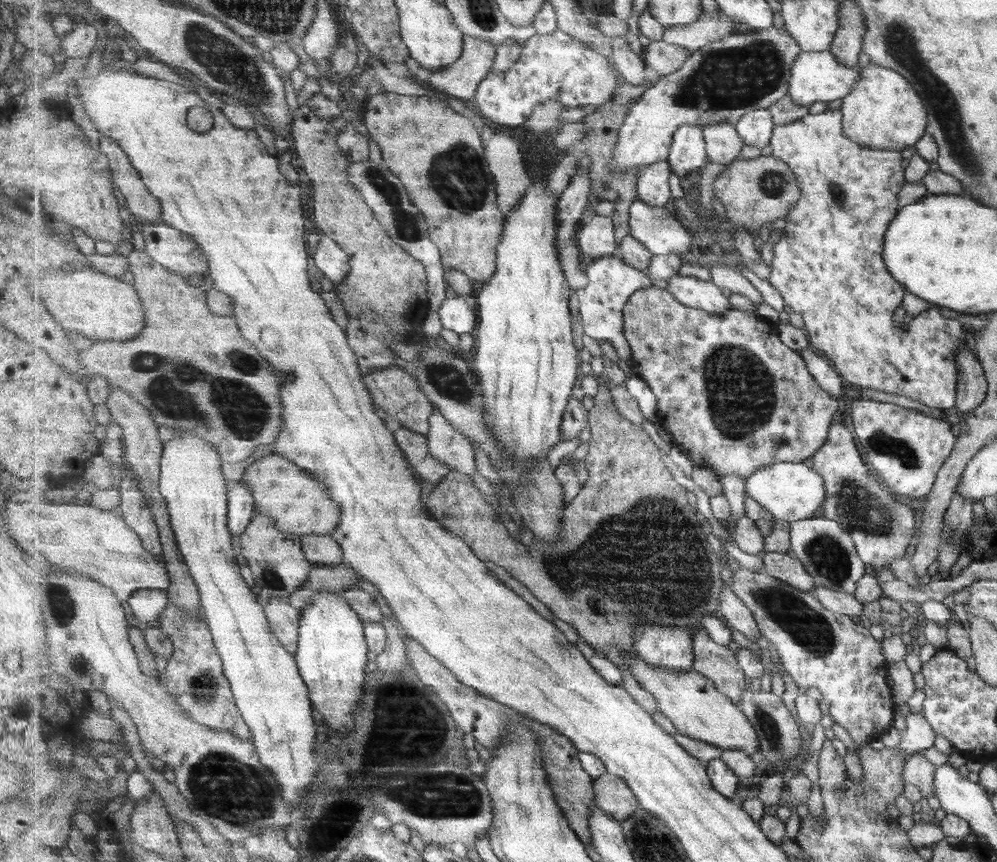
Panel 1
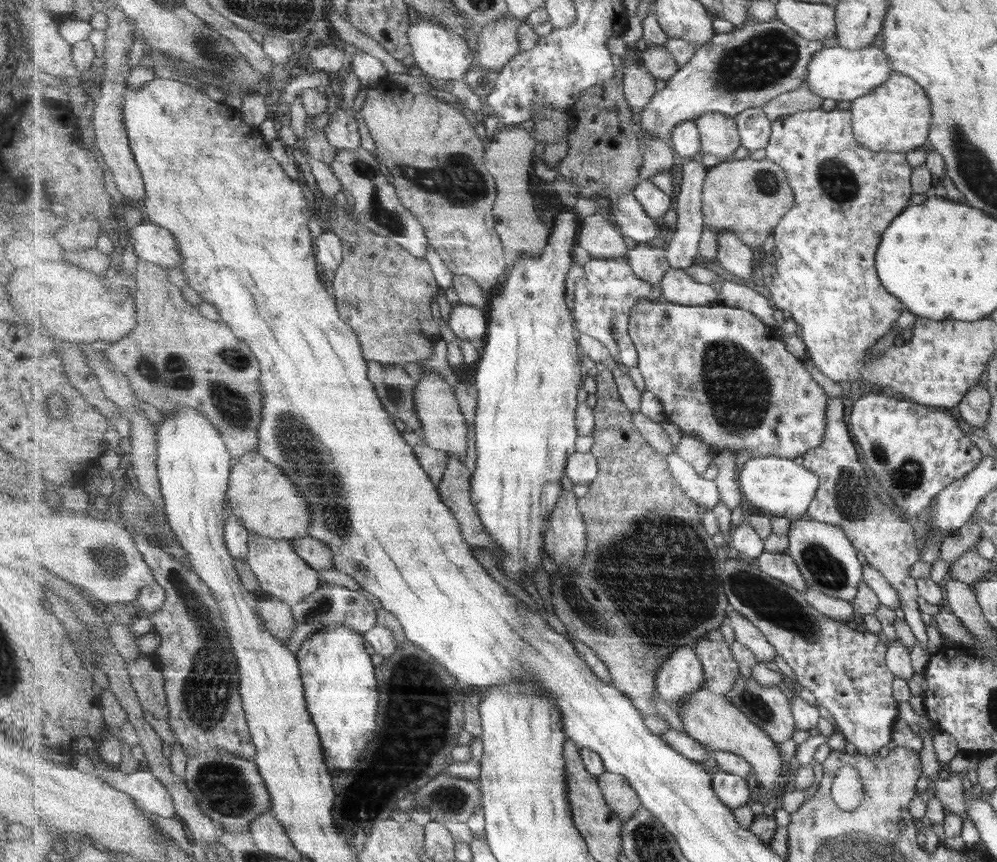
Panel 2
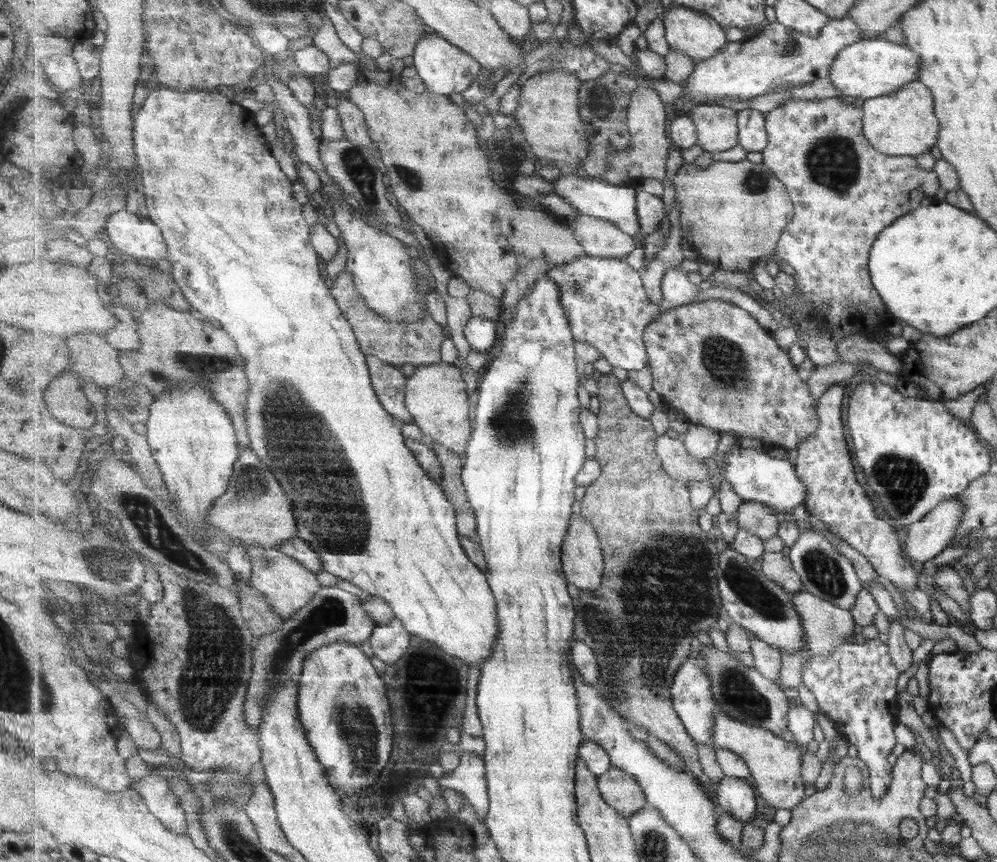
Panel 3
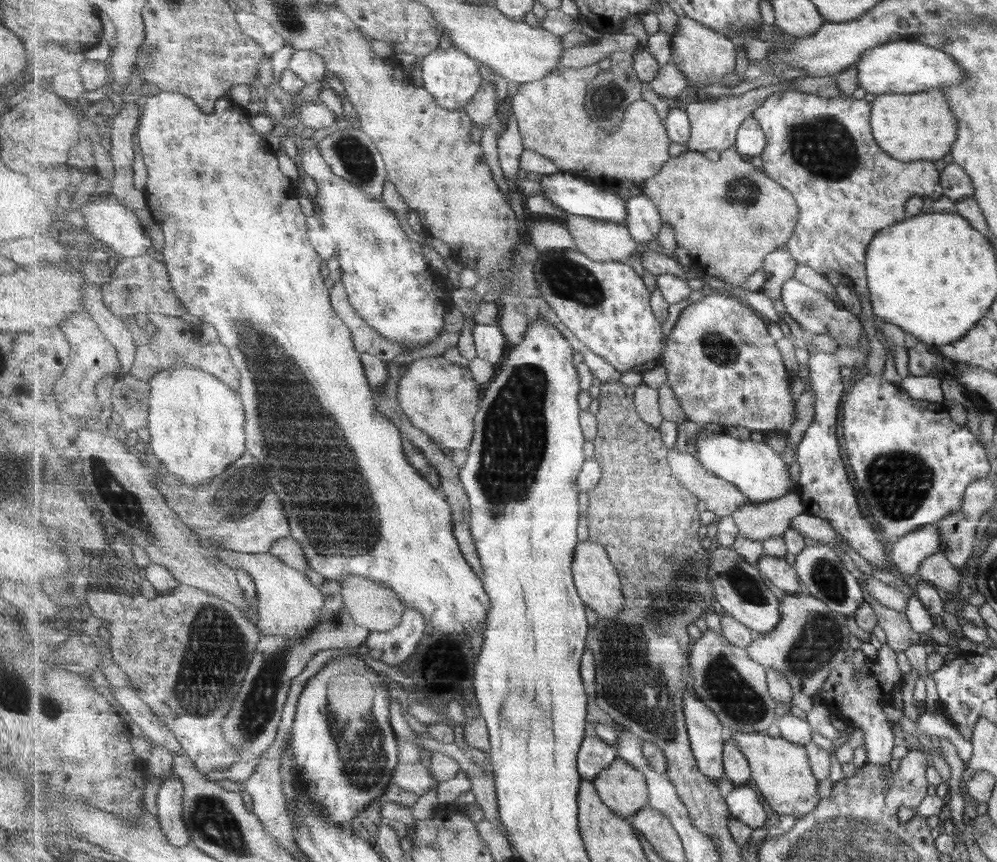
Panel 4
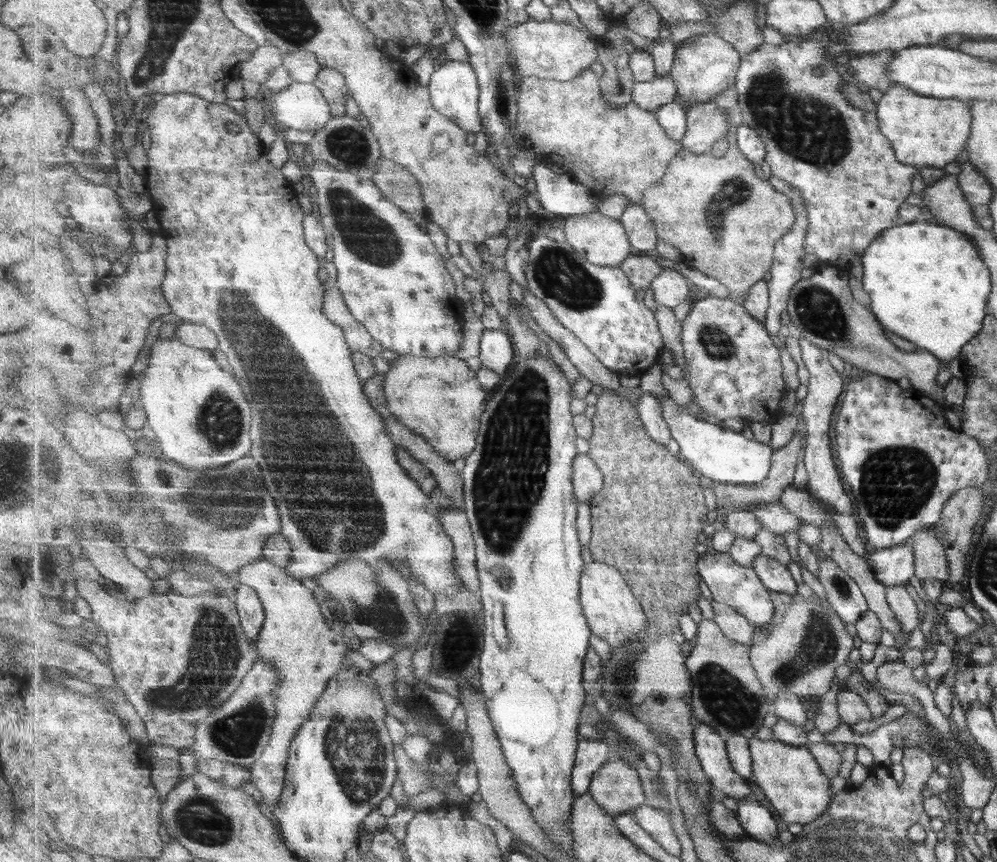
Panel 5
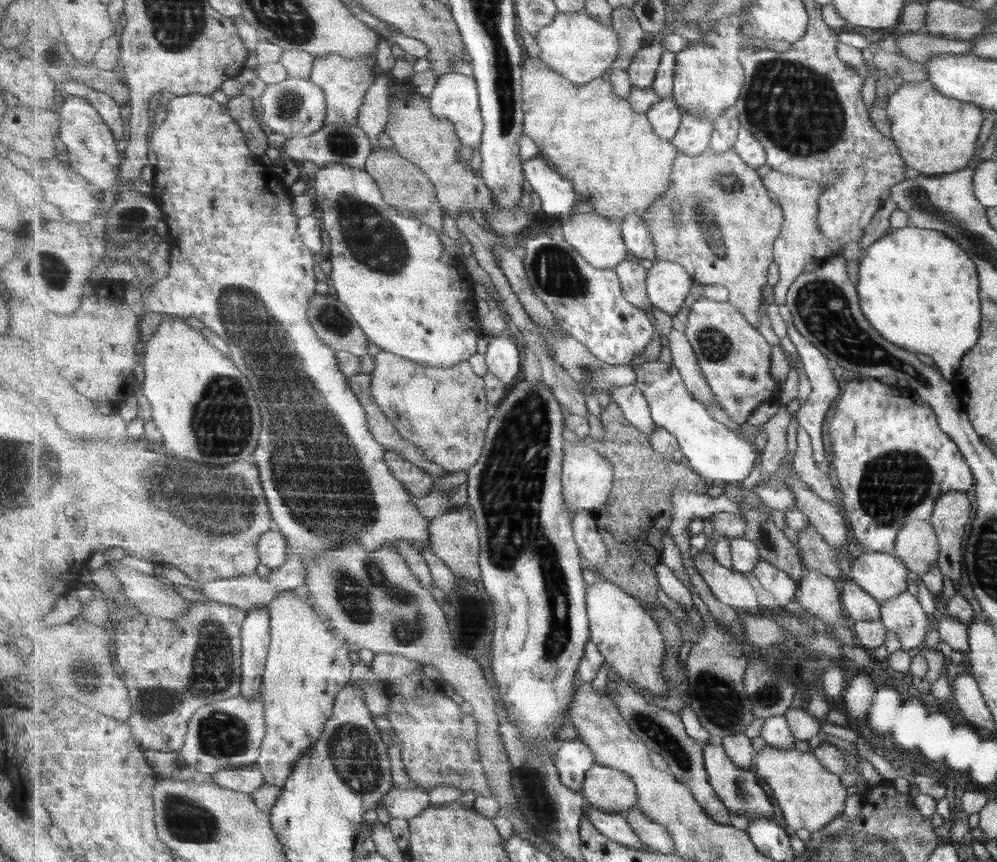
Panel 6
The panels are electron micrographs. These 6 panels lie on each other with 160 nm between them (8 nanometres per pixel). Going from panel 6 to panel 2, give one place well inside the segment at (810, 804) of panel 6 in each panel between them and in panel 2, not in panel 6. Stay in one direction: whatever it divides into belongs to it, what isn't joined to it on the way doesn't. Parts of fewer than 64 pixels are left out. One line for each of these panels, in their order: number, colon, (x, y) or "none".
2: (711, 718)
3: (776, 764)
4: (781, 769)
5: (791, 779)

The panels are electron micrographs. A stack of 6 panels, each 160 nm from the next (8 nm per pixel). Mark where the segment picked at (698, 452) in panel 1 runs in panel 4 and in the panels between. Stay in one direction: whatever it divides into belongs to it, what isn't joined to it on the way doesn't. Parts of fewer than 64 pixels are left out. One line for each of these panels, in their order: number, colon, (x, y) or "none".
2: (724, 376)
3: (712, 360)
4: (725, 367)

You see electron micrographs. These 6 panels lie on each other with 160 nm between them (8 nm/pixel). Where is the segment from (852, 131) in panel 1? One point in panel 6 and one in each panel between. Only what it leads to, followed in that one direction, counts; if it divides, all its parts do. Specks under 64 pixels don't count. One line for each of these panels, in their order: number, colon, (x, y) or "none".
2: (894, 117)
3: (902, 123)
4: (908, 127)
5: (924, 132)
6: (934, 135)

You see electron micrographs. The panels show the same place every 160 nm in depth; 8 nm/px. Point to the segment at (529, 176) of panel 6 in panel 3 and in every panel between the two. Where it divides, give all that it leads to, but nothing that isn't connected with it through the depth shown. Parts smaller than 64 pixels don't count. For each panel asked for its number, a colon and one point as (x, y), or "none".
3: (617, 204)
4: (576, 196)
5: (562, 194)

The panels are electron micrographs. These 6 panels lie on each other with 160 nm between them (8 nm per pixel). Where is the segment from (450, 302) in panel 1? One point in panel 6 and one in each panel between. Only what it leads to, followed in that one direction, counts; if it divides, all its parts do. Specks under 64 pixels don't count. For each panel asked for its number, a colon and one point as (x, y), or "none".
2: (468, 323)
3: (482, 333)
4: (491, 344)
5: (497, 352)
6: (502, 358)

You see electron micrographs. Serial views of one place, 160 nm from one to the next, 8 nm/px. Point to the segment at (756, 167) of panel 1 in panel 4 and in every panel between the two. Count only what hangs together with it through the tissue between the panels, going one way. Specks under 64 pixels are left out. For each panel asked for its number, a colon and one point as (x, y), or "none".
2: (748, 197)
3: (737, 211)
4: (729, 215)

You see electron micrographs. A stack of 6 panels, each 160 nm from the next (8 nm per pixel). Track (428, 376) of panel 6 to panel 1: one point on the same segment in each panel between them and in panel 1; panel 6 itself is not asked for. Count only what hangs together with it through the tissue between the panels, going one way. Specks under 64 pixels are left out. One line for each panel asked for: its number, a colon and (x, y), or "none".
1: (448, 444)
2: (444, 428)
3: (436, 395)
4: (442, 398)
5: (441, 398)

